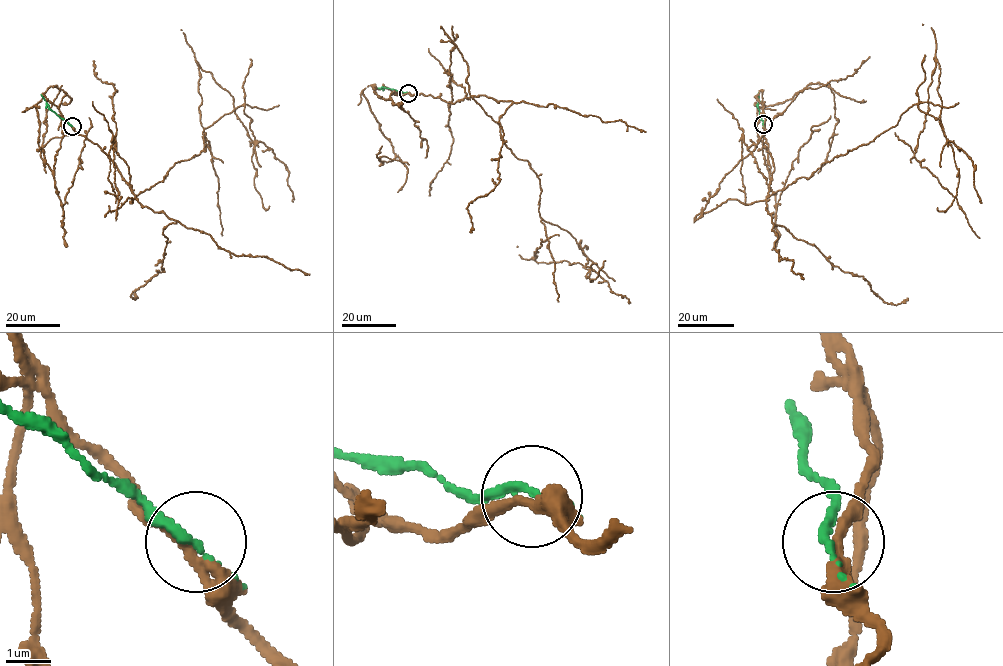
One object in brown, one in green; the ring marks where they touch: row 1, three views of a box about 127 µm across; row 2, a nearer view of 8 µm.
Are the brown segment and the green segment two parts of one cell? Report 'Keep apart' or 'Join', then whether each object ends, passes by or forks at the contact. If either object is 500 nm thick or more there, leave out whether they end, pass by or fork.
Keep apart. At the ring brown passes by. At the ring green passes by

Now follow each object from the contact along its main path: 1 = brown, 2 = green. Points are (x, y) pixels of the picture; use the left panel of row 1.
1: (72, 125), (137, 195), (198, 155), (203, 129), (239, 106), (254, 141), (210, 73), (198, 65), (222, 235)
2: (72, 125), (52, 111), (41, 94)

